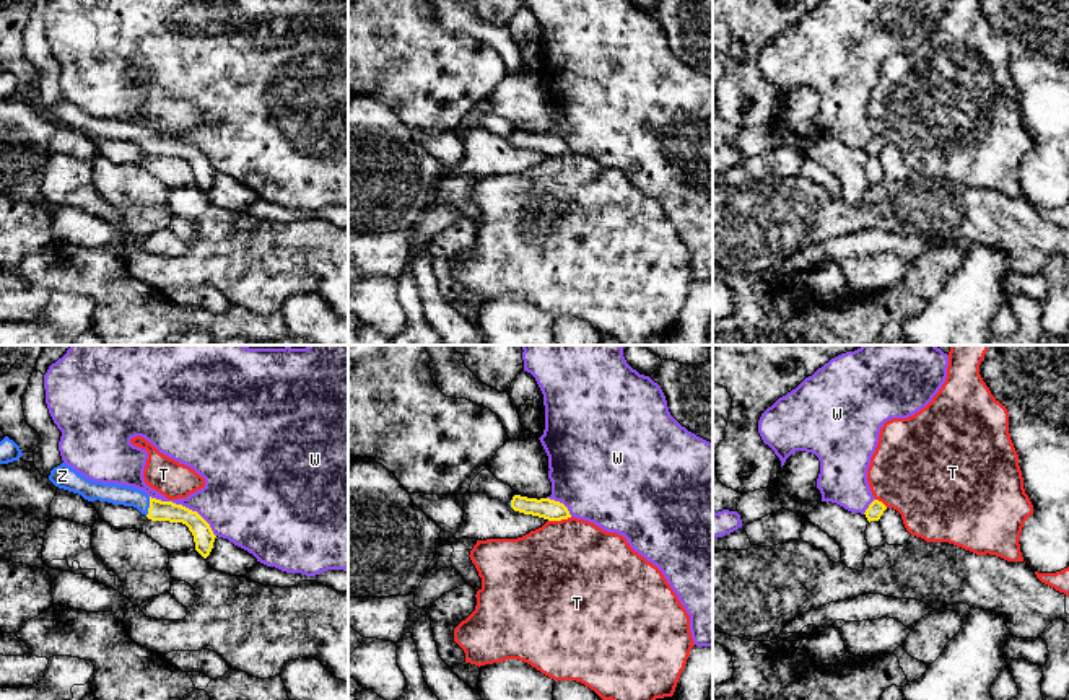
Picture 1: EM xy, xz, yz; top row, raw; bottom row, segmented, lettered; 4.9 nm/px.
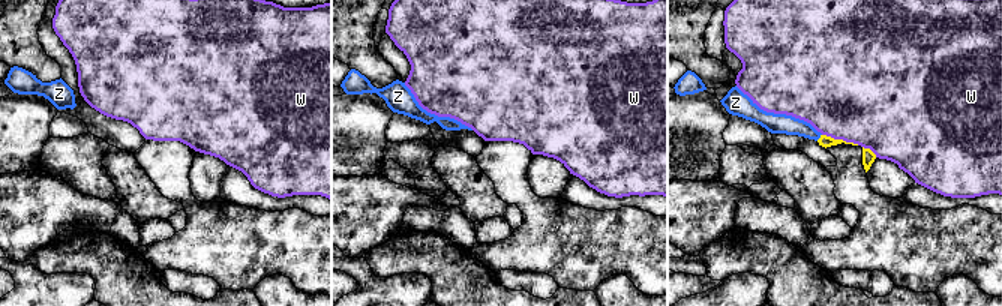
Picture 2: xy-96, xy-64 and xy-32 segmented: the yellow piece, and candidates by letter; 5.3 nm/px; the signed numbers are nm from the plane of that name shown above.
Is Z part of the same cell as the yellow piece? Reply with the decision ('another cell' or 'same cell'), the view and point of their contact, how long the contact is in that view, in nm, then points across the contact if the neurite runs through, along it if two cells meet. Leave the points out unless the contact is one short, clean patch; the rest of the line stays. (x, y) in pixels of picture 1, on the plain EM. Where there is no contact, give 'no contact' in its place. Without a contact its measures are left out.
same cell | xy (150, 142) | 100 nm | across xy (158, 145), (150, 142), (134, 132), (114, 129)

